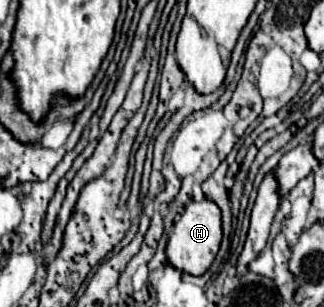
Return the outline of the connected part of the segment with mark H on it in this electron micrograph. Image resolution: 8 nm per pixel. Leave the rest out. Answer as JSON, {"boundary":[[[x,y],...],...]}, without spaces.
{"boundary":[[[208,198],[202,202],[192,200],[186,204],[184,212],[174,222],[174,230],[172,230],[168,246],[166,246],[166,256],[174,268],[194,274],[194,276],[200,276],[214,262],[220,242],[222,242],[222,216],[220,216],[218,204]]]}

